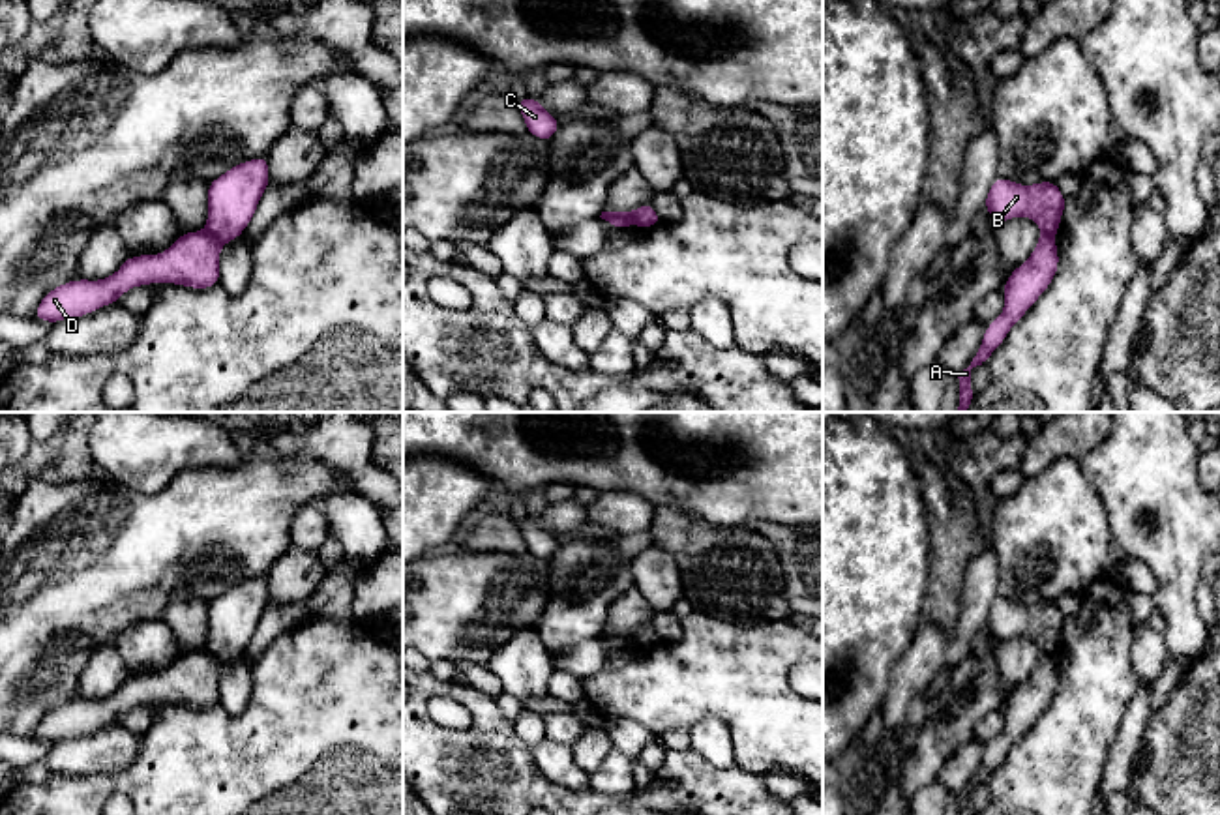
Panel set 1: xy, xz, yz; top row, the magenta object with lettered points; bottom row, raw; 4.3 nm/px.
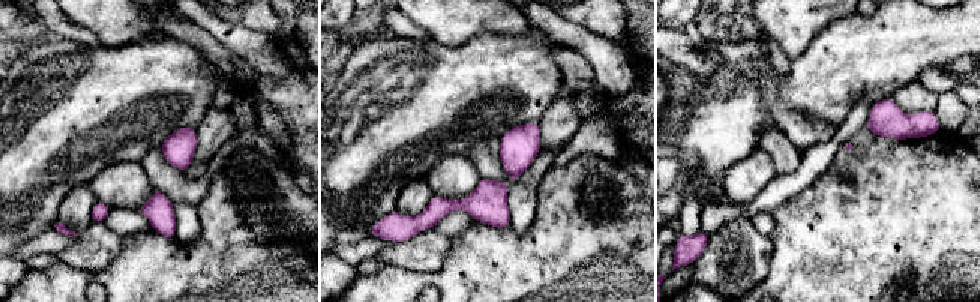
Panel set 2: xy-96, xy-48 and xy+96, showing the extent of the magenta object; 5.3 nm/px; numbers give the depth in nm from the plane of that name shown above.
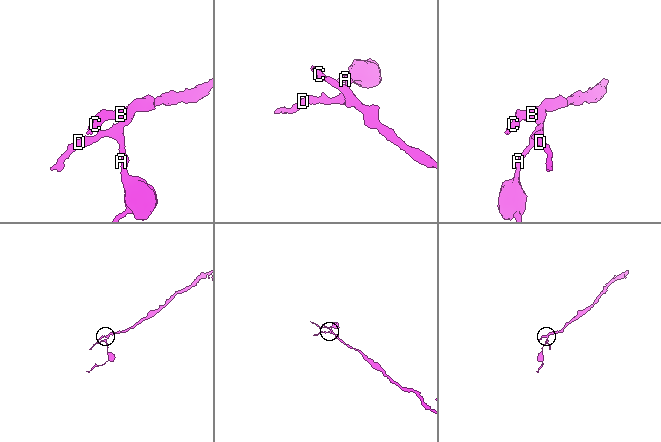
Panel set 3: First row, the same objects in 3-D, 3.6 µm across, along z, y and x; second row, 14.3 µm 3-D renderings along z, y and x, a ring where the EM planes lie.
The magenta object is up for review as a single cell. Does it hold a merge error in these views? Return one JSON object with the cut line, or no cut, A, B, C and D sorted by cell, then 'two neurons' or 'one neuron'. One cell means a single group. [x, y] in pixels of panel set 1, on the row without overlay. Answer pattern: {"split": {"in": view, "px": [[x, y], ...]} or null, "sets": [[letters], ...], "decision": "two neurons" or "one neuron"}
{"split": {"in": "xy", "px": [[207, 649], [222, 664]]}, "sets": [["A", "D"], ["B", "C"]], "decision": "two neurons"}

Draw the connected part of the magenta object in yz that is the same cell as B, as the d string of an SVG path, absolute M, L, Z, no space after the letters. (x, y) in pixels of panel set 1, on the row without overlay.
M997 596L984 628L999 643L1023 635L1033 639L1042 654L1055 656L1066 620L1055 601L1021 605Z

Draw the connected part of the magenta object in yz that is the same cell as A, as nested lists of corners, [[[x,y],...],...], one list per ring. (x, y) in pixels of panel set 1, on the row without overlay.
[[[1042,654],[1031,676],[1018,686],[1003,704],[1004,731],[986,748],[982,764],[971,785],[958,793],[960,815],[975,815],[971,809],[971,789],[989,779],[993,770],[1004,761],[1010,748],[1040,718],[1057,693],[1059,673],[1055,656]]]

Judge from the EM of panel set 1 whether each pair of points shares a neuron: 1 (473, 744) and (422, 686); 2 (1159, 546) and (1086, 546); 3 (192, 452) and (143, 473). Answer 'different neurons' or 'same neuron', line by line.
1: same neuron
2: different neurons
3: same neuron

